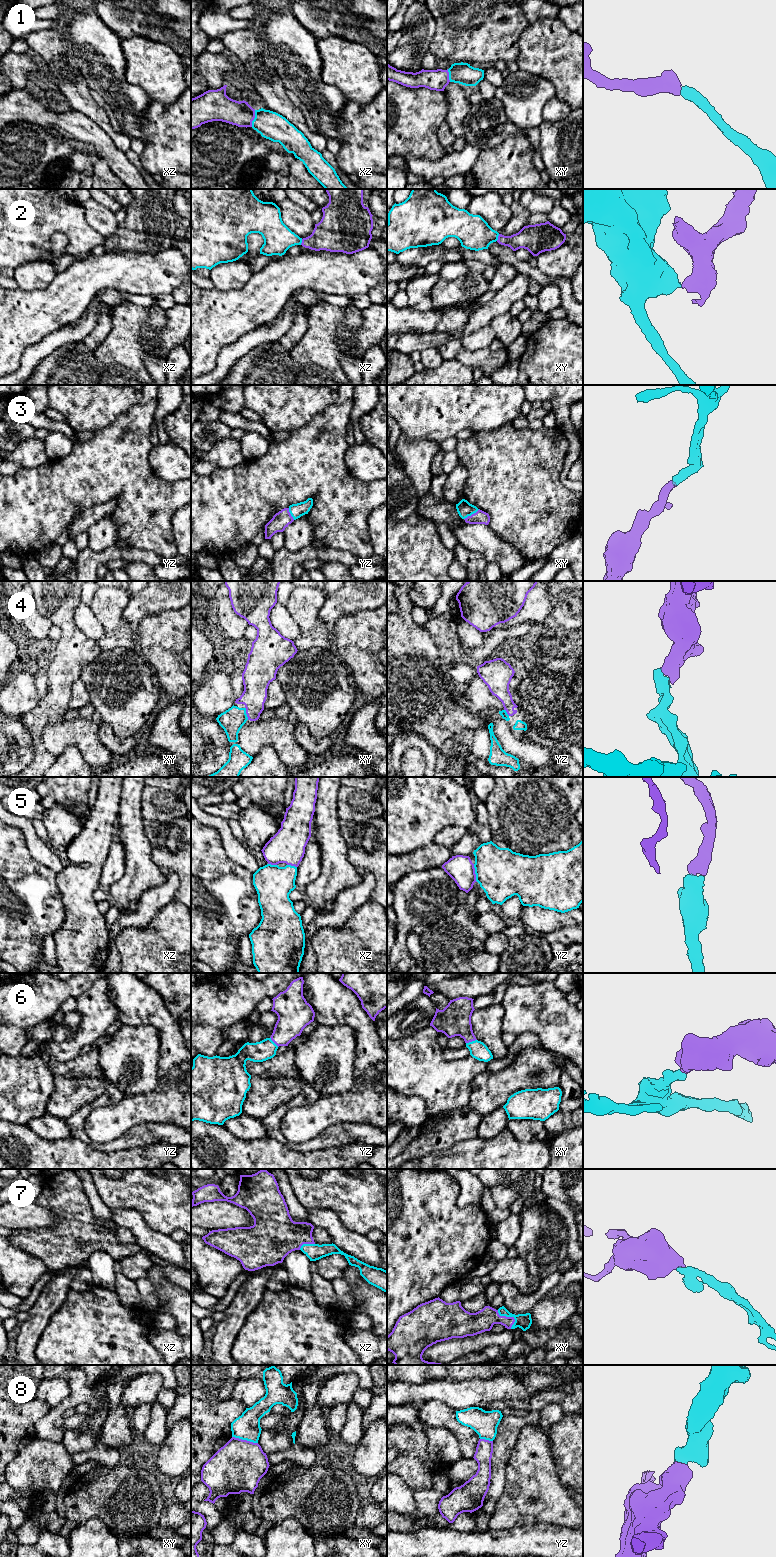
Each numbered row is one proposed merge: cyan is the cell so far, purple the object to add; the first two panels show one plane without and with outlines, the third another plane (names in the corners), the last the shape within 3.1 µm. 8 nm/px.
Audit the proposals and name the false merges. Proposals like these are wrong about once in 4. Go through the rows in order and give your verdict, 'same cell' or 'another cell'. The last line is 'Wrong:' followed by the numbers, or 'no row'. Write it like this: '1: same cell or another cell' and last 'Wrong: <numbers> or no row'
1: same cell
2: another cell
3: same cell
4: same cell
5: same cell
6: same cell
7: same cell
8: another cell
Wrong: 2, 8

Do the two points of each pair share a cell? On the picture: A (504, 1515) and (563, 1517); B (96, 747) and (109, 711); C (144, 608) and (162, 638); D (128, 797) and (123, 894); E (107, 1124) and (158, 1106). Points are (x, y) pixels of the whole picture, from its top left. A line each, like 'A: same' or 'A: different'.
A: same
B: different
C: different
D: same
E: same

